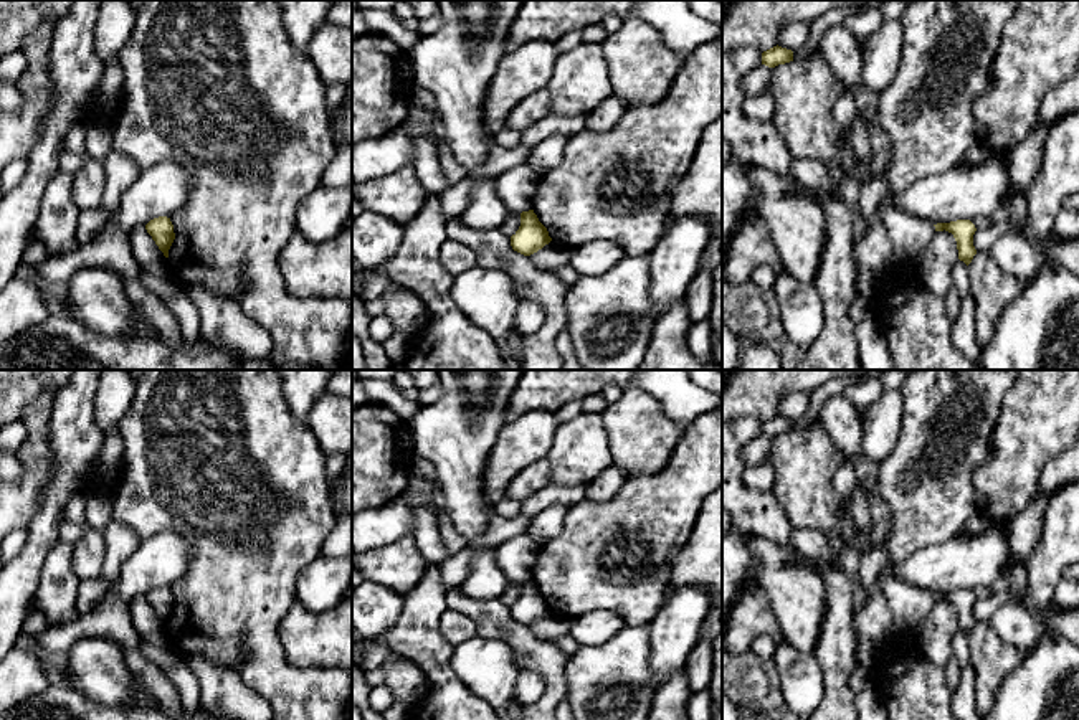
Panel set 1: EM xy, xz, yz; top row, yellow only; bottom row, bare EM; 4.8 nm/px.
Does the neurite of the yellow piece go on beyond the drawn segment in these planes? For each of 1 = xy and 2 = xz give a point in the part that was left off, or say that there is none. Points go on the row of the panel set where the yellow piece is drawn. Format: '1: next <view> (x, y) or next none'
1: next none
2: next none

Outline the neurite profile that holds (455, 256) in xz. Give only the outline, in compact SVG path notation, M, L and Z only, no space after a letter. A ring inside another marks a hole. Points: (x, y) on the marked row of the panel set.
M446 239L440 253L440 261L449 274L458 276L478 266L478 254L459 241Z

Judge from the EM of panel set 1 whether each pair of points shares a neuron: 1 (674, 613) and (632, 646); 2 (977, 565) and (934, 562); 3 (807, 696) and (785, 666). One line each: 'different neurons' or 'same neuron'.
1: different neurons
2: same neuron
3: same neuron

